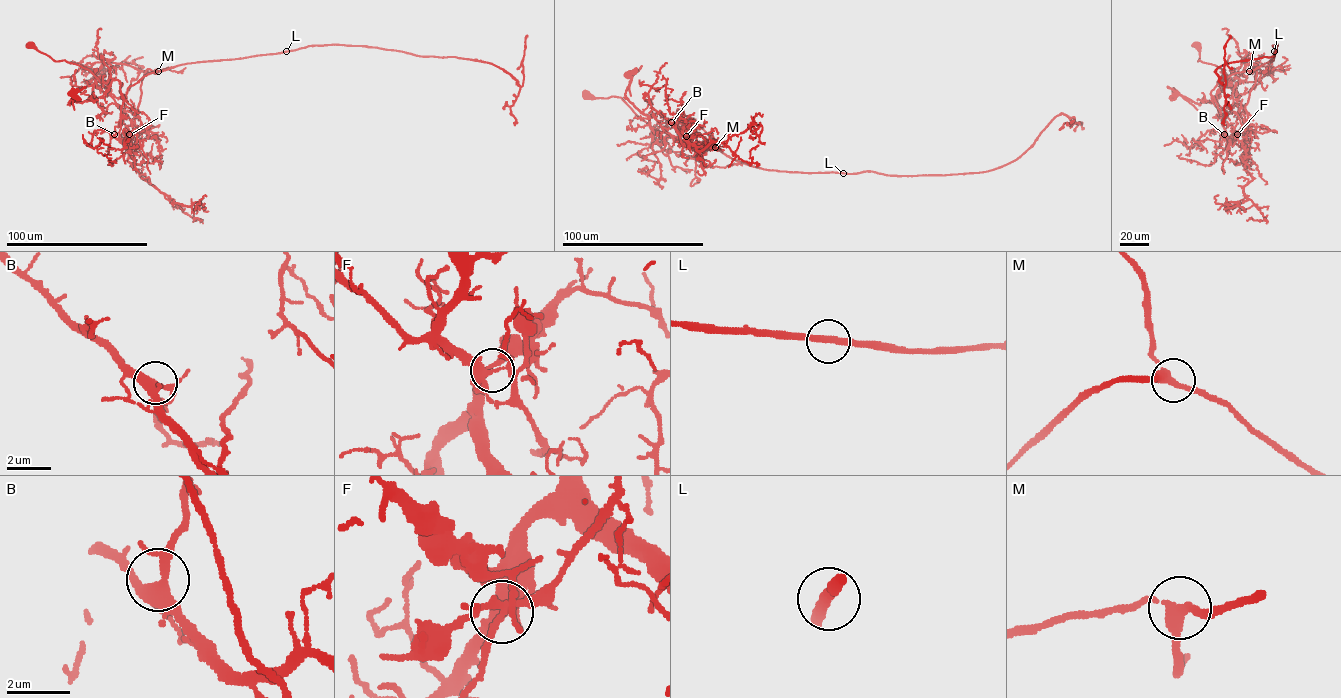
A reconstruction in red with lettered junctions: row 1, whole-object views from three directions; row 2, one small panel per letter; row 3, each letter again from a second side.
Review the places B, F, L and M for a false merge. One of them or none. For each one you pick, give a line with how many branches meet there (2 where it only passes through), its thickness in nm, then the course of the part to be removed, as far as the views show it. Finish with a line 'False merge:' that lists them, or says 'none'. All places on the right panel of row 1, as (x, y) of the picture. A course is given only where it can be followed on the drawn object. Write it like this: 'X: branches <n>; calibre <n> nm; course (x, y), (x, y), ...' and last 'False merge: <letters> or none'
F: branches 5; calibre 320 nm; course (1237, 135), (1244, 122), (1244, 108), (1234, 103), (1227, 112), (1216, 96), (1249, 63), (1264, 73), (1266, 67)
False merge: F

